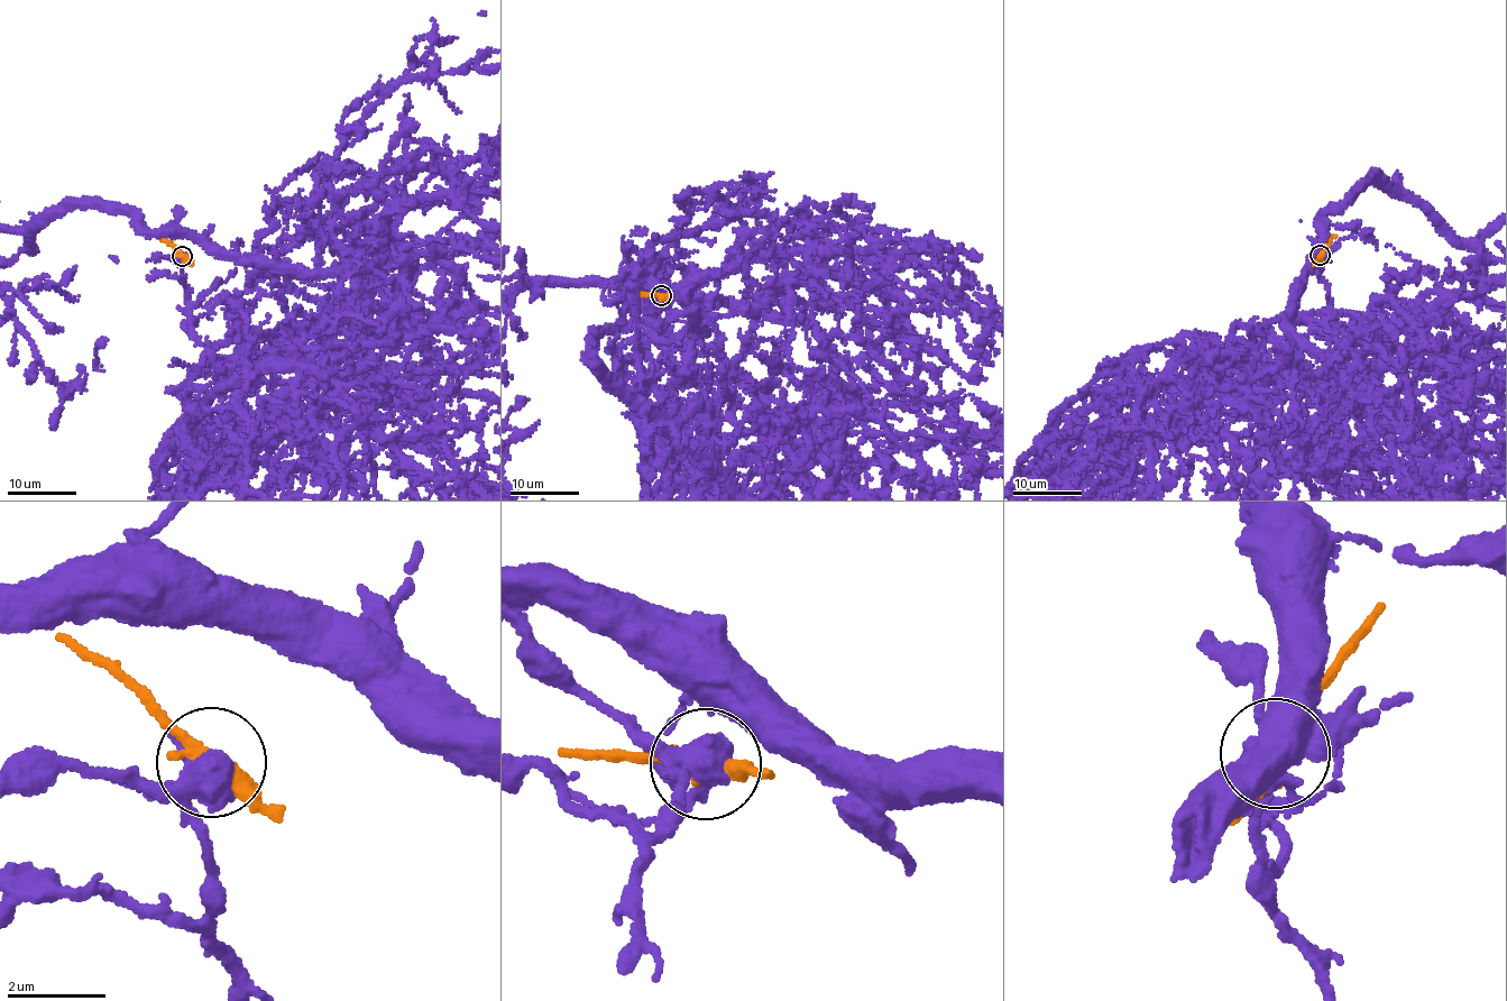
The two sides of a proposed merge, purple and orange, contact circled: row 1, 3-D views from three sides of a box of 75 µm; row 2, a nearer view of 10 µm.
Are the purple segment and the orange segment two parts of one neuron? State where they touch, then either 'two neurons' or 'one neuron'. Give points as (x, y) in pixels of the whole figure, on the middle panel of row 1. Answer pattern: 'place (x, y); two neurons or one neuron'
place (661, 295); two neurons

